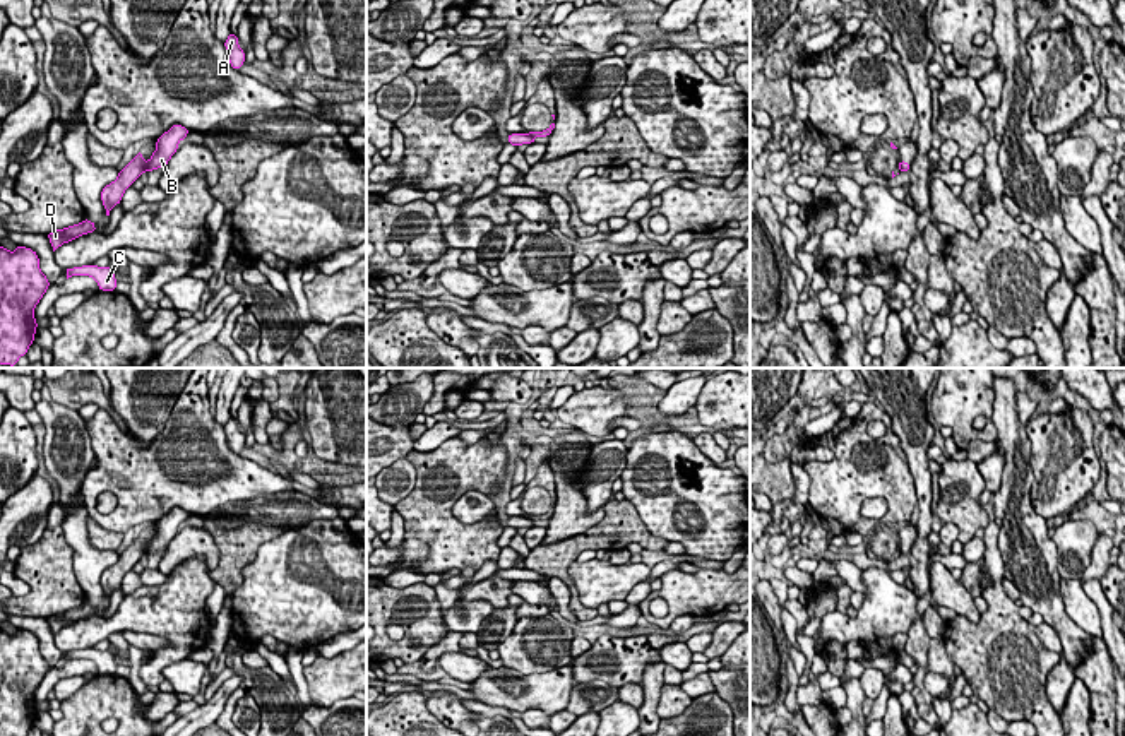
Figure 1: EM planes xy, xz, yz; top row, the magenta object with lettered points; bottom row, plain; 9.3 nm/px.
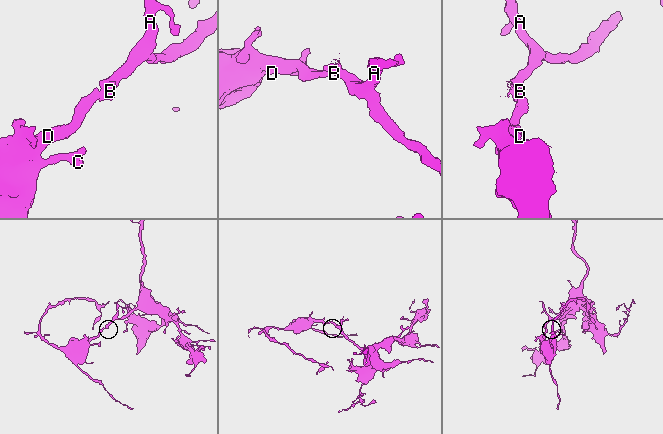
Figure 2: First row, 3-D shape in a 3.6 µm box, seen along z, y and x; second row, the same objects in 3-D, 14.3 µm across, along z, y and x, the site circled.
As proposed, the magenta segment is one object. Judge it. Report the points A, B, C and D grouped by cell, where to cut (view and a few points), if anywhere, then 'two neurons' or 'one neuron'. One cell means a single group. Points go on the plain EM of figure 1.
A B / C D; cut in xy along (148, 546), (144, 553); two neurons

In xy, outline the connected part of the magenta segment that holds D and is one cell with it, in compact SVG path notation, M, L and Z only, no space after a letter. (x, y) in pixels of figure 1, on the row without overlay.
M86 601L79 608L72 608L72 609L63 611L63 613L51 614L46 620L51 626L53 635L55 635L63 626L68 626L82 618L87 618L87 616L96 616L96 608Z

